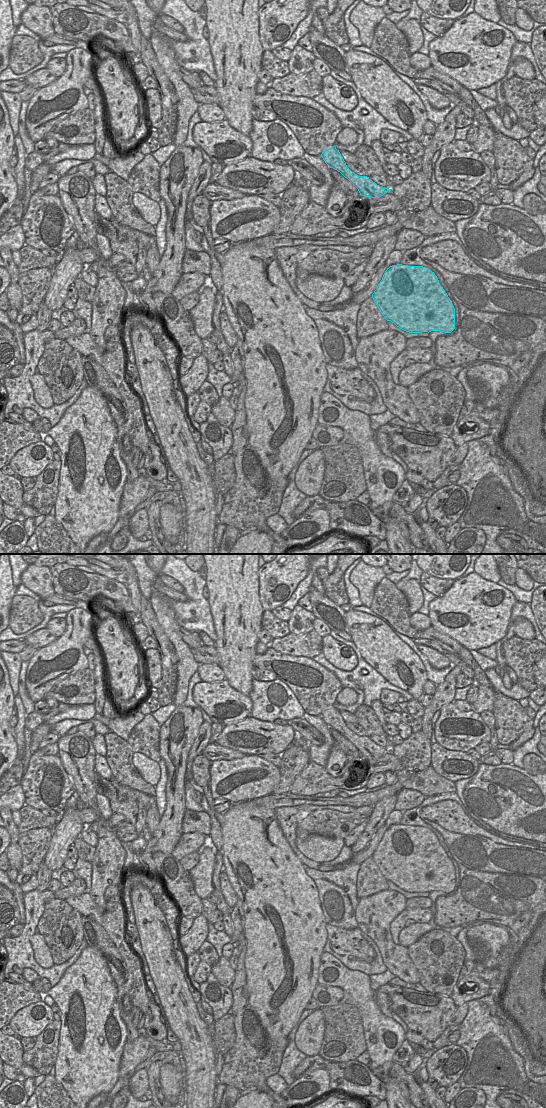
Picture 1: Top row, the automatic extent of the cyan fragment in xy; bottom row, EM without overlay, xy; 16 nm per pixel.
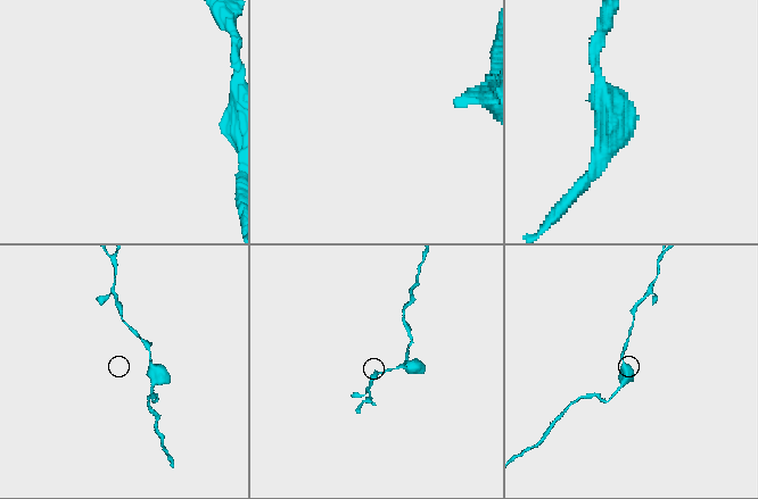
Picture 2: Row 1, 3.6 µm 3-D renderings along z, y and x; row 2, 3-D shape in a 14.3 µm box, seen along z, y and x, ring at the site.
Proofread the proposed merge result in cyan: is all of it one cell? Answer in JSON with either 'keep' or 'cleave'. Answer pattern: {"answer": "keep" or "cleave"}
{"answer": "keep"}

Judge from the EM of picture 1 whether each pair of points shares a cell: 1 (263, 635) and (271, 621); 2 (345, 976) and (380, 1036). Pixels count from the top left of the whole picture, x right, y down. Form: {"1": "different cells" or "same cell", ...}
{"1": "different cells", "2": "same cell"}

